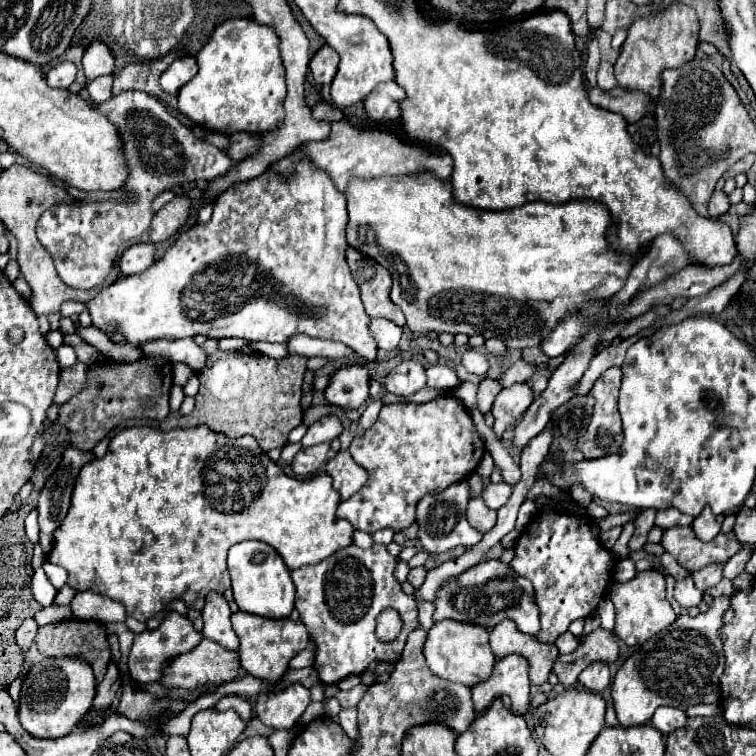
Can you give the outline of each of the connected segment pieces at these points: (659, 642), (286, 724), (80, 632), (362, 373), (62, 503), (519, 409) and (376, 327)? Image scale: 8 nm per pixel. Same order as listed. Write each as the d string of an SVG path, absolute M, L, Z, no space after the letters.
M716 597L704 613L698 613L696 617L680 615L674 621L674 625L660 631L660 637L656 635L648 639L640 647L640 651L636 651L632 657L626 659L626 663L618 669L612 681L612 699L614 699L614 709L616 709L620 725L626 725L626 727L646 725L650 723L650 717L654 715L658 707L668 705L668 707L688 709L692 705L702 703L702 699L714 691L714 687L720 683L720 677L724 673L726 657L722 653L722 639L718 637L718 629L722 627L722 615L728 611L728 607L730 607L728 597Z
M294 683L278 693L260 693L256 697L256 717L274 729L292 729L310 703L310 691Z
M68 619L68 621L60 621L60 623L40 627L38 635L36 635L36 643L38 643L38 649L46 657L58 657L58 655L82 655L82 657L86 657L88 663L94 669L96 681L100 681L106 673L106 667L108 667L108 661L110 661L108 637L106 637L106 631L102 629L102 625L98 625L94 621Z
M360 365L338 369L328 389L324 391L330 405L338 405L342 409L358 409L368 399L368 371Z
M68 447L62 455L62 461L58 469L50 475L46 481L46 487L40 493L38 499L38 513L40 513L40 547L44 553L52 549L54 541L54 531L58 525L64 521L68 509L70 509L70 499L72 499L72 489L76 483L76 477L88 461L92 461L94 455L88 451L78 451L74 447Z
M516 383L510 389L502 389L496 397L496 403L492 407L492 415L496 419L493 431L498 440L501 439L506 427L512 423L518 423L524 411L534 401L534 391L528 383Z
M372 319L370 321L370 331L378 343L378 349L396 349L398 343L400 343L400 337L402 337L402 327L386 321L386 319Z

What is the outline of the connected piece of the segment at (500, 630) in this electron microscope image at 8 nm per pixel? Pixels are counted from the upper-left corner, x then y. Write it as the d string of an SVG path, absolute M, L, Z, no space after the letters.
M504 619L500 621L492 631L490 631L490 647L494 651L496 657L506 657L506 655L522 655L530 661L530 681L534 685L544 685L552 673L552 665L558 657L558 647L552 645L552 643L540 643L536 637L532 635L526 635L526 633L520 633L518 627L514 627L514 621L510 619Z

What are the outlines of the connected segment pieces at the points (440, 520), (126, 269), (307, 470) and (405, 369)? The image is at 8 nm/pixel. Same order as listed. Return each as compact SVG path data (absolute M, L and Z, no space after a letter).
M466 479L450 485L442 493L426 495L418 503L418 519L416 519L416 523L420 527L418 541L420 541L424 551L428 551L428 553L444 553L444 551L454 549L458 545L474 547L482 539L482 533L476 531L474 527L470 527L470 523L466 521L466 505L468 505L468 483L466 483Z
M136 243L120 255L118 263L120 263L120 271L124 275L140 273L154 263L154 245L152 243Z
M320 443L320 445L312 445L306 449L300 449L292 461L292 469L296 475L310 475L316 473L328 459L328 451L330 445L328 443Z
M402 361L394 367L386 377L386 391L396 395L410 395L416 393L426 385L426 371L418 361Z

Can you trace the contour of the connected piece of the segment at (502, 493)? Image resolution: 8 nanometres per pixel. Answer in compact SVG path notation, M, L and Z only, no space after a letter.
M488 483L482 491L482 499L490 509L500 509L502 505L506 505L508 497L510 497L510 485L506 483Z

